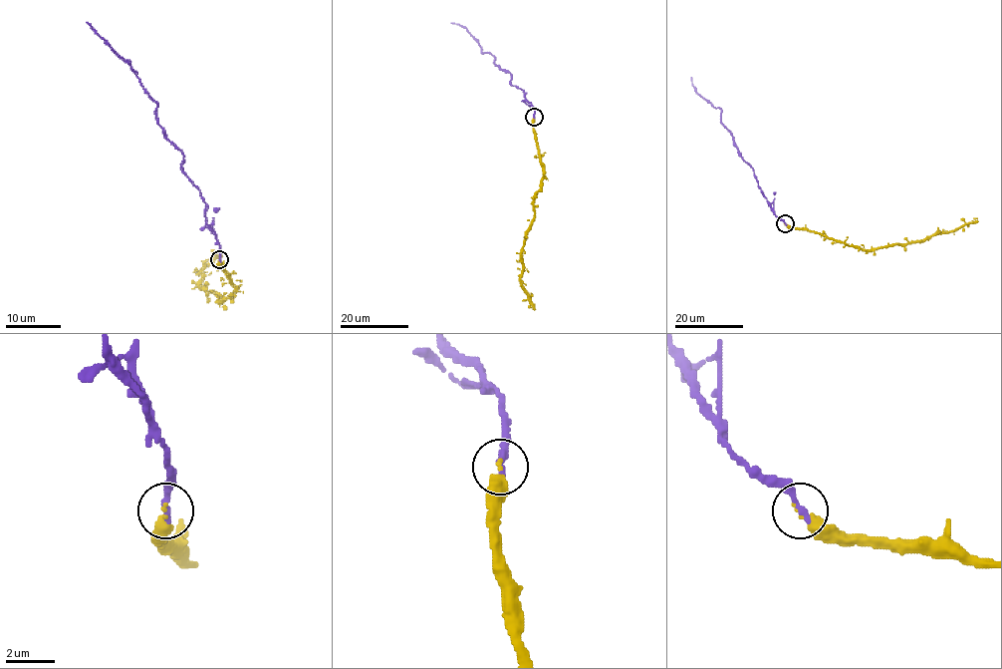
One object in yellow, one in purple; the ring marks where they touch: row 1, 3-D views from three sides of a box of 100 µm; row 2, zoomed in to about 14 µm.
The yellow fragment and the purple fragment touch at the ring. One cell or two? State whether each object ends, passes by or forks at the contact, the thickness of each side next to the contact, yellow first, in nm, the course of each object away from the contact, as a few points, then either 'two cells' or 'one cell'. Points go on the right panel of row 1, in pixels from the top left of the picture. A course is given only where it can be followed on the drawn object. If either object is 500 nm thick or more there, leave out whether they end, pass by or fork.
yellow ends | purple ends | 260/320 nm | yellow via (785, 223), (871, 249), (954, 231), (977, 220), (973, 217) | purple via (785, 223), (767, 201), (753, 168), (742, 159), (731, 133), (721, 122), (721, 110), (696, 92), (691, 77) | two cells

